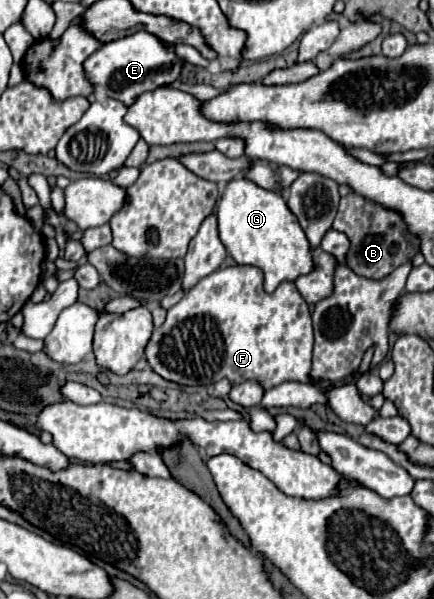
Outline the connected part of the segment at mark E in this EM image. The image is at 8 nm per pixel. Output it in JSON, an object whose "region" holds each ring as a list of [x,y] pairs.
{"region":[[[137,31],[123,39],[105,43],[83,63],[85,77],[95,87],[103,87],[107,97],[131,105],[141,93],[153,91],[165,83],[177,81],[181,75],[181,61],[175,57],[173,49],[163,47],[163,43],[147,31]]]}

